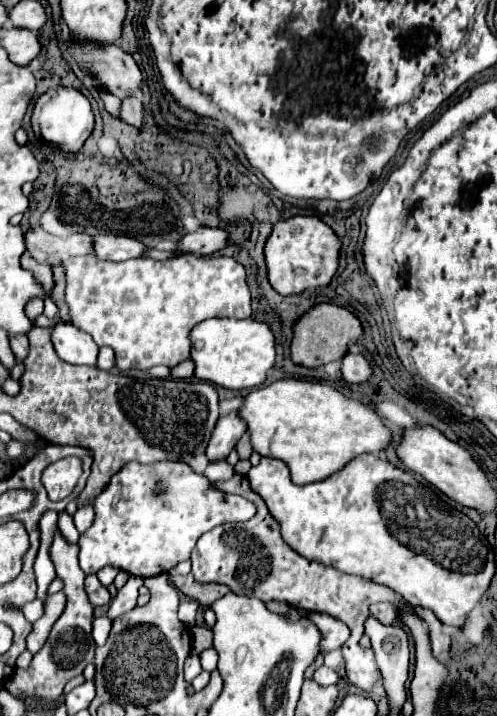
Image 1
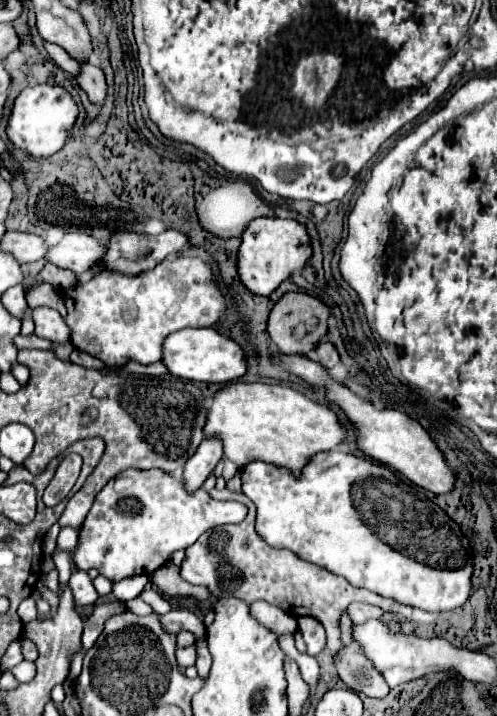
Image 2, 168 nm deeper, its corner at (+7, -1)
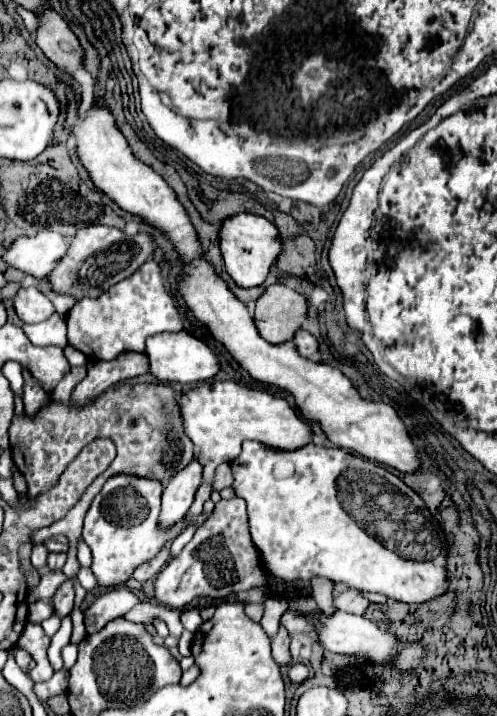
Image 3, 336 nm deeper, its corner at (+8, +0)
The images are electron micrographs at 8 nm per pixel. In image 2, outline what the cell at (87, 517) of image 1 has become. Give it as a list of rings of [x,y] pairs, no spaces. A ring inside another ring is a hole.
[[[71,526],[61,528],[59,538],[57,538],[57,546],[59,546],[59,548],[69,548],[69,550],[73,550],[75,544],[77,544],[77,528],[71,528]]]

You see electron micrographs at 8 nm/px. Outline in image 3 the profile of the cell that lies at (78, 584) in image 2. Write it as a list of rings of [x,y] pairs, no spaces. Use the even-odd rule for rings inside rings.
[[[70,579],[50,597],[50,603],[54,607],[54,615],[58,615],[60,619],[66,617],[72,611],[72,607],[74,607],[74,589],[72,589]]]

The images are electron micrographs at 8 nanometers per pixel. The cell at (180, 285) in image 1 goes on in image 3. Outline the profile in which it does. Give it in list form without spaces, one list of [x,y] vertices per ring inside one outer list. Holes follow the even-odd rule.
[[[146,261],[130,277],[116,283],[96,299],[84,297],[66,313],[68,345],[82,351],[88,359],[114,359],[124,351],[144,353],[146,337],[164,331],[182,331],[182,319],[172,297],[162,285],[156,261]]]

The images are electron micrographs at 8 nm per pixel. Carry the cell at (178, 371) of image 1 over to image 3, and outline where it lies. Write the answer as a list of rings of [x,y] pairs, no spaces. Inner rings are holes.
[[[120,353],[114,361],[94,361],[88,365],[88,375],[74,387],[70,403],[90,405],[98,395],[116,383],[148,373],[148,359],[142,353]]]

